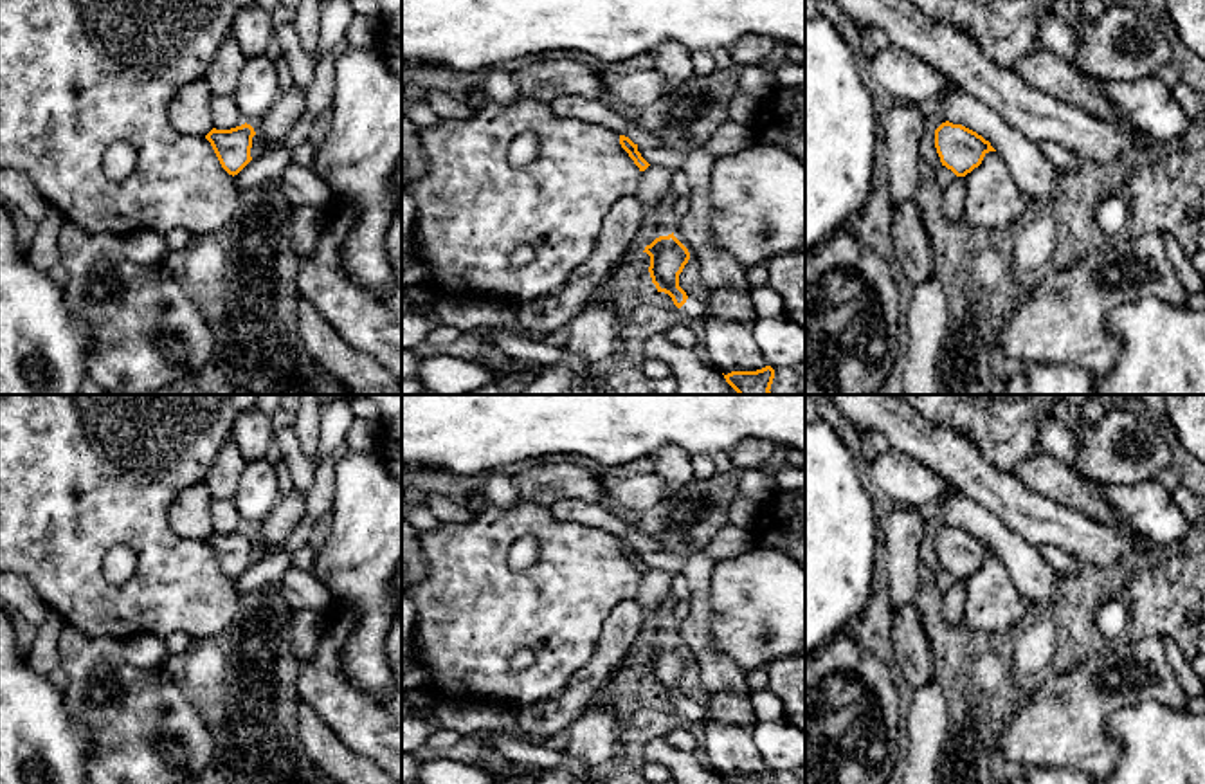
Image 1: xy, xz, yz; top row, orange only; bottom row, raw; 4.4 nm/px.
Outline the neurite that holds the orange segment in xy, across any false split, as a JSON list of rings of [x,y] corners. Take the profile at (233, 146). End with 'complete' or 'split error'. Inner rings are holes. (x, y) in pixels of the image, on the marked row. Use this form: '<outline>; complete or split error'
[[[245,123],[231,130],[213,128],[205,139],[211,142],[222,168],[234,177],[252,160],[250,148],[254,135],[254,128]]]; complete

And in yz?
[[[949,121],[935,130],[935,148],[942,166],[956,177],[965,177],[982,164],[989,151],[996,151],[991,142],[976,132]]]; complete

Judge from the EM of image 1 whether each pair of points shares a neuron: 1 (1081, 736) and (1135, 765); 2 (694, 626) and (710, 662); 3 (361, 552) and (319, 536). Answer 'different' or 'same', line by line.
1: different
2: same
3: different

